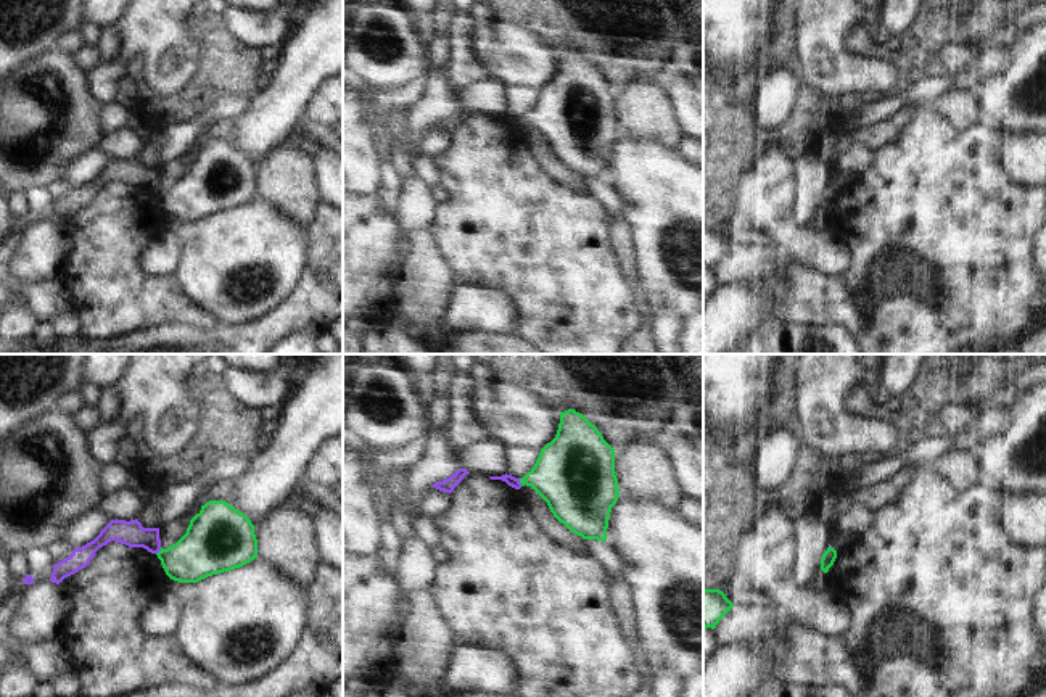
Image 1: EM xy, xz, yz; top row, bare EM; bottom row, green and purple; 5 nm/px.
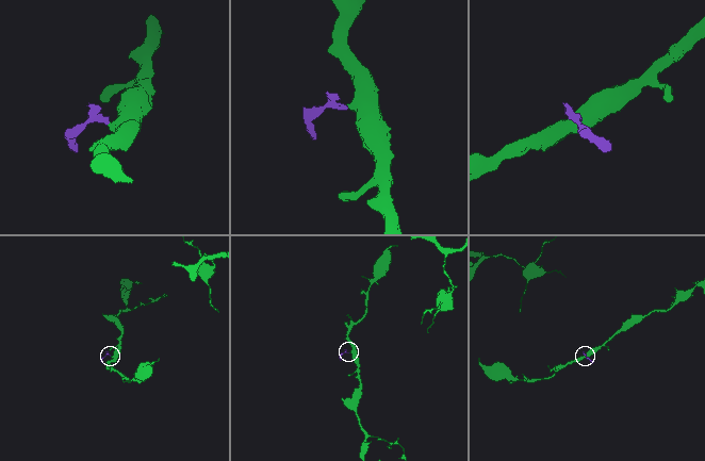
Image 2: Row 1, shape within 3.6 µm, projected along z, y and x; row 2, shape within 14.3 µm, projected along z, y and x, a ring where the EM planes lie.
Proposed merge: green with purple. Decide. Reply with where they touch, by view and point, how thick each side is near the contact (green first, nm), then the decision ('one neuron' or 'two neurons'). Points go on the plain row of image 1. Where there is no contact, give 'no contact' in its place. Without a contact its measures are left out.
contact xz (520, 121); calibres 360 and 50 nm; two neurons

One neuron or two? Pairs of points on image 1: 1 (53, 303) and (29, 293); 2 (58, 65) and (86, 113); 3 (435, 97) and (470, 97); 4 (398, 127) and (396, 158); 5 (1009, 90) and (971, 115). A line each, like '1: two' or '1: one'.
1: one
2: one
3: one
4: one
5: two

